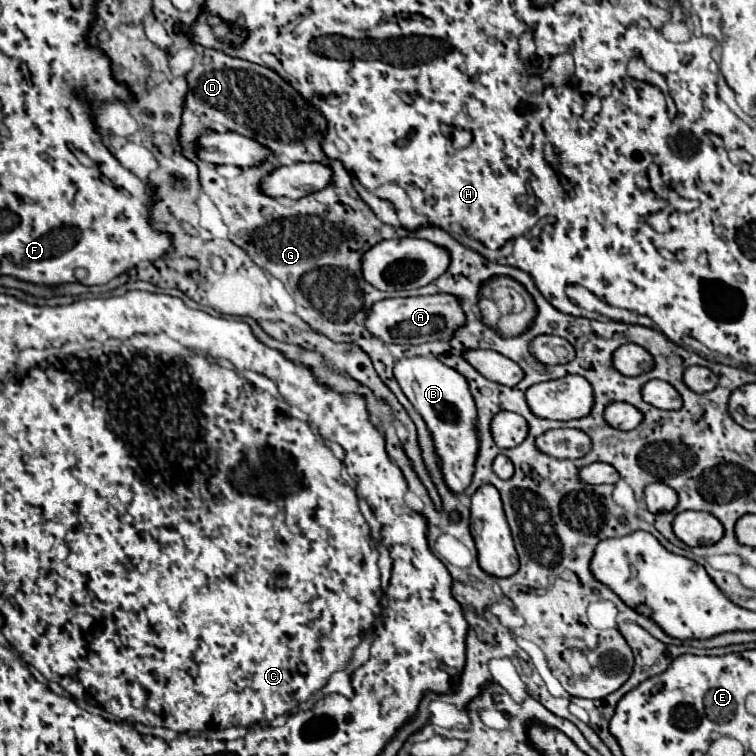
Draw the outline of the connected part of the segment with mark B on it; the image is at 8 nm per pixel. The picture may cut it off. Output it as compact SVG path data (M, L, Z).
M408 357L400 359L394 365L394 377L414 405L414 409L422 415L426 427L430 429L438 465L444 477L446 487L460 495L472 481L474 459L478 453L478 431L476 431L476 403L470 395L468 381L454 369L440 363L436 357Z

